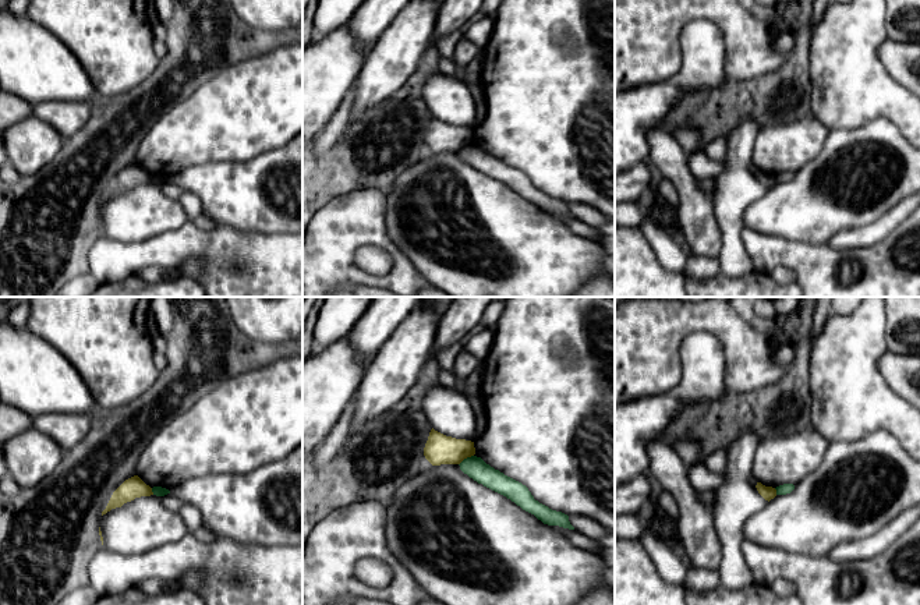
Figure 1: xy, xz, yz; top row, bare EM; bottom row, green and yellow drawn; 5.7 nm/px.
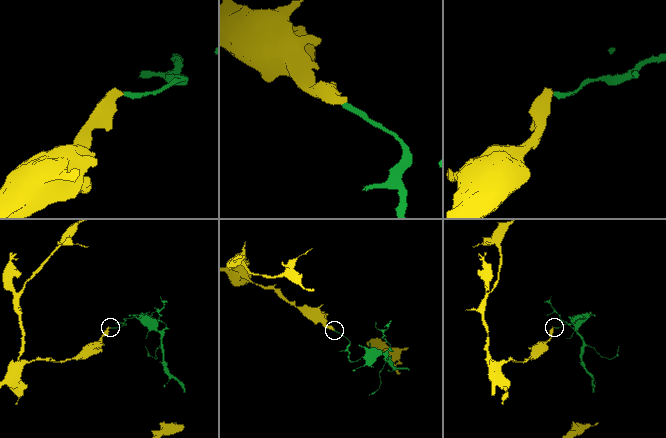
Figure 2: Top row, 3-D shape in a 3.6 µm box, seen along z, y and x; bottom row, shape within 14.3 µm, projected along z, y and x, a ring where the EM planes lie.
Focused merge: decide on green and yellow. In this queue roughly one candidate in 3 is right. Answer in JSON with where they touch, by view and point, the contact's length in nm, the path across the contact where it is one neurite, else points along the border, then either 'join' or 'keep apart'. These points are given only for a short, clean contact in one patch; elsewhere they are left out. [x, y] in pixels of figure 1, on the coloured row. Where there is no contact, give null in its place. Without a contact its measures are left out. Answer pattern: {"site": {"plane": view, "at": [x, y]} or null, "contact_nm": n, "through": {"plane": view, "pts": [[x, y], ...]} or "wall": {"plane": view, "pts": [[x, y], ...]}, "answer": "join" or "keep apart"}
{"site": {"plane": "xz", "at": [467, 457]}, "contact_nm": 110, "wall": {"plane": "xz", "pts": [[473, 455], [459, 464]]}, "answer": "keep apart"}

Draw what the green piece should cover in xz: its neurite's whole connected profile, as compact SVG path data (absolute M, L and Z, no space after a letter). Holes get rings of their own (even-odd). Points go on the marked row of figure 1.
M467 457L459 466L460 470L470 478L506 496L517 506L520 506L523 510L534 514L544 524L574 530L574 527L569 521L567 514L552 510L548 506L539 503L534 499L534 496L526 485L505 475L499 470L495 470L493 467L486 464L481 457Z

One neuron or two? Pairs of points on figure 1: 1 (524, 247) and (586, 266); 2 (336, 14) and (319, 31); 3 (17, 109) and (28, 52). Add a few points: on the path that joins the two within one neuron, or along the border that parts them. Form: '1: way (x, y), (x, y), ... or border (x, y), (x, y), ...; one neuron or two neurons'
1: way (540, 262), (570, 262); one neuron
2: way (332, 18), (324, 27); one neuron
3: border (14, 94), (32, 105); two neurons

